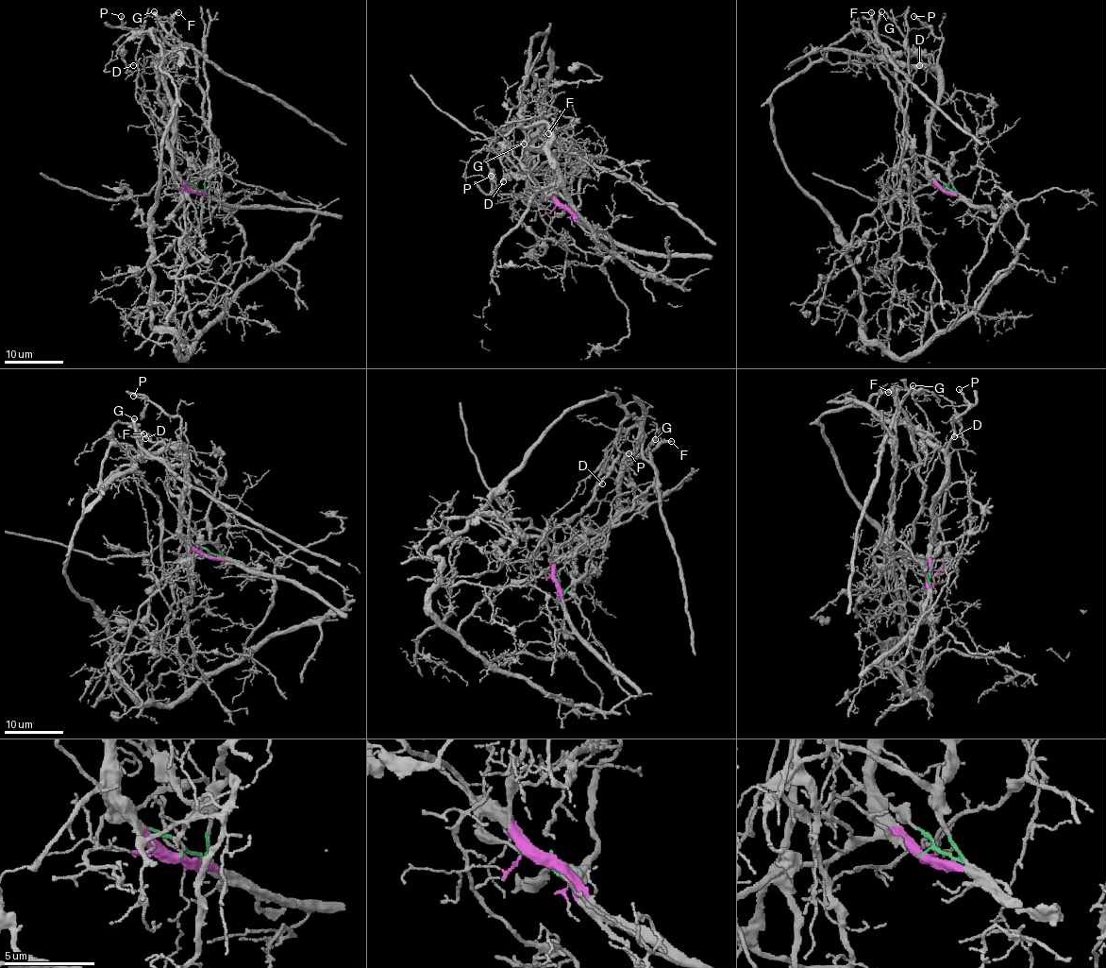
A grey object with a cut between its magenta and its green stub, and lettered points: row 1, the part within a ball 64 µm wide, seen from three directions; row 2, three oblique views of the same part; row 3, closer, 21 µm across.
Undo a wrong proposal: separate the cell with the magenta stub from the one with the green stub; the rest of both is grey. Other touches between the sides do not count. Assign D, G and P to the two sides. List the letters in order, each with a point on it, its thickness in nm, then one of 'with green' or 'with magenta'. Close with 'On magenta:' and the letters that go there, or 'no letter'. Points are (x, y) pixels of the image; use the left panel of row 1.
D: (133, 65) | 110 nm | with magenta
G: (154, 11) | 360 nm | with magenta
P: (121, 16) | 220 nm | with magenta
On magenta: D, G, P

